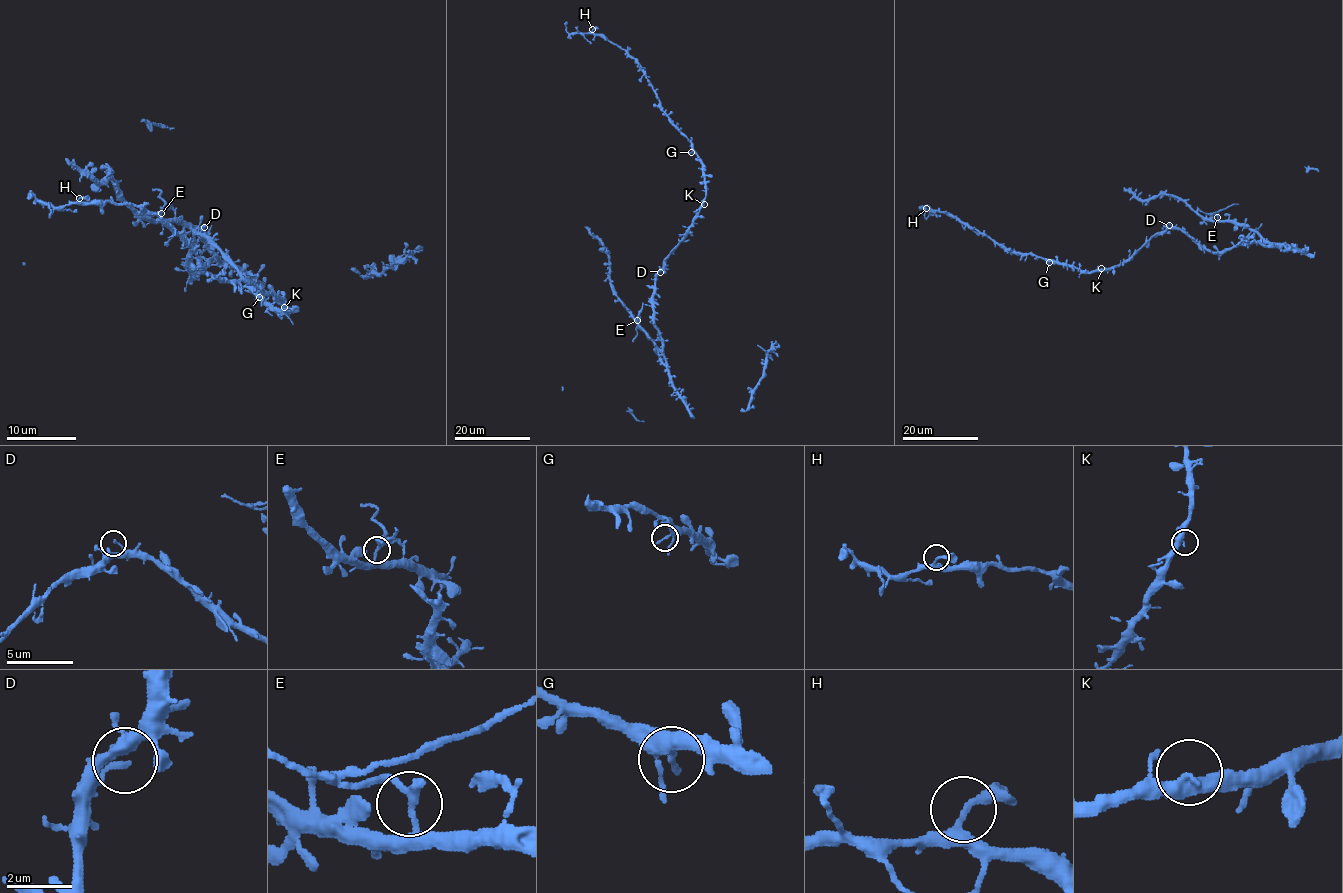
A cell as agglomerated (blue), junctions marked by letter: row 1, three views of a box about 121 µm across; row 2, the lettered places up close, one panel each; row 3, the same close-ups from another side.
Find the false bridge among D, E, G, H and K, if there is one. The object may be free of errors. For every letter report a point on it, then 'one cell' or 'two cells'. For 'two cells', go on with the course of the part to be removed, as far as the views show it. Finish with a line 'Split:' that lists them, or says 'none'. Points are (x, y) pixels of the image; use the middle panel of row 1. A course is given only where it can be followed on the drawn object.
D: (660, 272) | one cell
E: (637, 320) | two cells | (637, 320), (639, 316), (637, 336), (632, 342)
G: (691, 152) | one cell
H: (592, 29) | one cell
K: (704, 204) | one cell
Split: E

